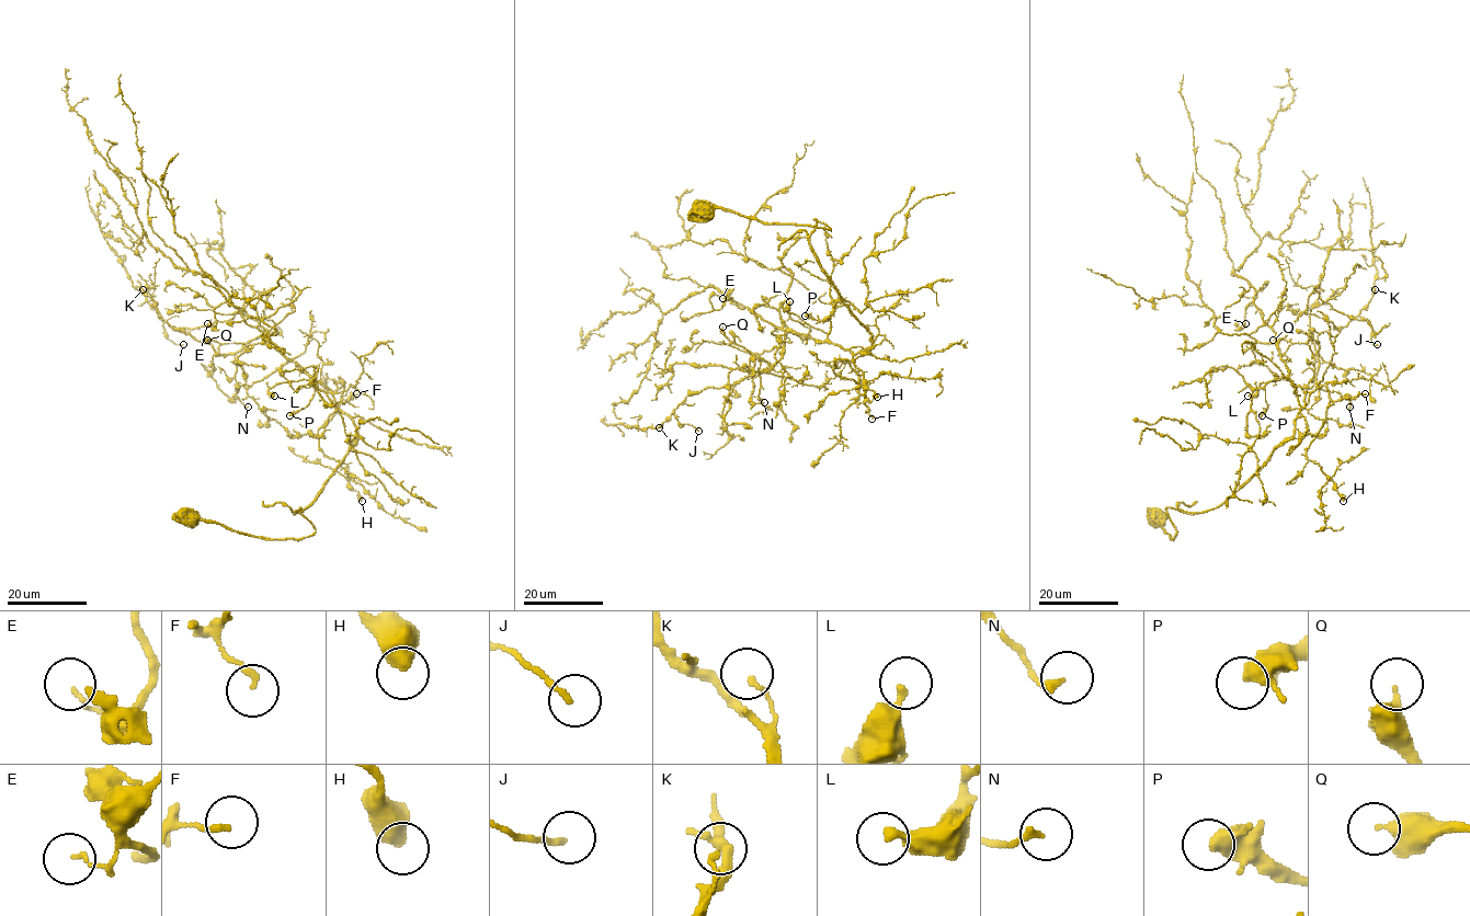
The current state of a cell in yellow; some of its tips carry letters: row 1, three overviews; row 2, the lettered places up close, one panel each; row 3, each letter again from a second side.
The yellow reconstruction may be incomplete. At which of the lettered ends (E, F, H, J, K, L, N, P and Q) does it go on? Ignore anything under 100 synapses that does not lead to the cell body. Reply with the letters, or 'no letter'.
no letter

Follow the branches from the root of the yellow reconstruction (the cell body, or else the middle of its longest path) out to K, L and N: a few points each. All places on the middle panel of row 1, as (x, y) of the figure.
K: (705, 209), (831, 229), (815, 219), (811, 251), (872, 347), (788, 331), (739, 382), (688, 394), (659, 427)
L: (705, 209), (831, 229), (815, 219), (811, 251), (872, 347), (834, 344), (785, 311), (789, 301)
N: (705, 209), (825, 226), (811, 251), (872, 334), (854, 354), (788, 331), (751, 369), (764, 402)

